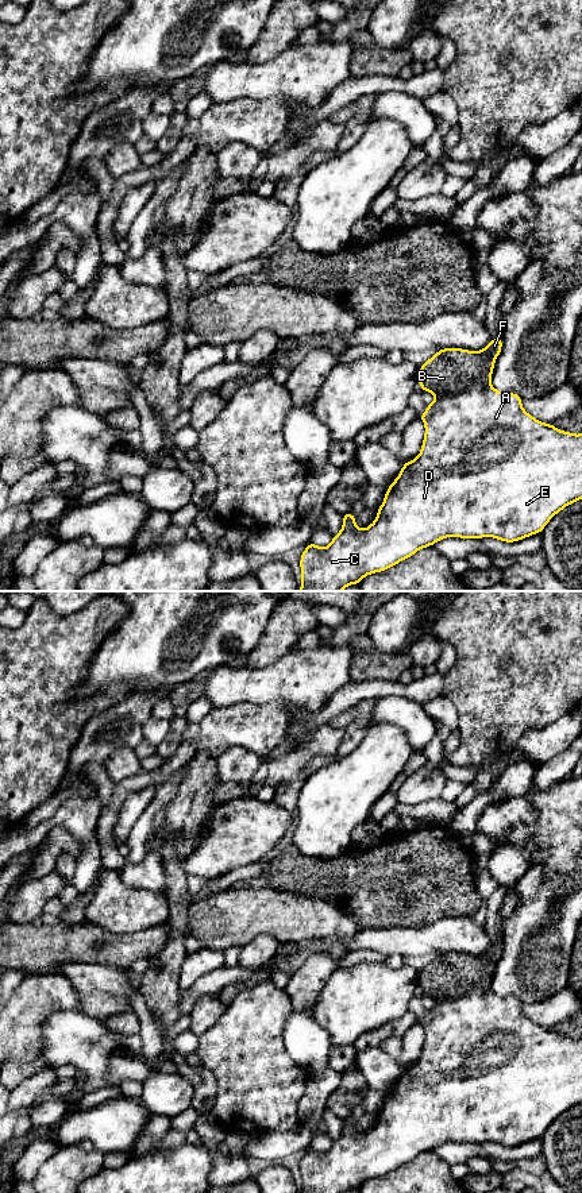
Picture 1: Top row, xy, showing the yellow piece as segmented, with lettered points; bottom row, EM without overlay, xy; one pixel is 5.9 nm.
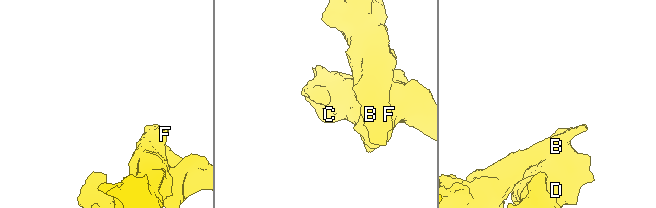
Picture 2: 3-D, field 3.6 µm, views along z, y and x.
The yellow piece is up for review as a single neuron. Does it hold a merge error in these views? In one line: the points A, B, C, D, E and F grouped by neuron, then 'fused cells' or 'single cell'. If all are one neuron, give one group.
A C D E / B F | fused cells

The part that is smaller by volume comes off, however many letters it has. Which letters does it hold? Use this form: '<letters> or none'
B, F

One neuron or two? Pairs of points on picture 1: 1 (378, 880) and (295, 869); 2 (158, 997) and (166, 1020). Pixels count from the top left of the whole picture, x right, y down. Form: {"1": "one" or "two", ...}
{"1": "one", "2": "one"}

